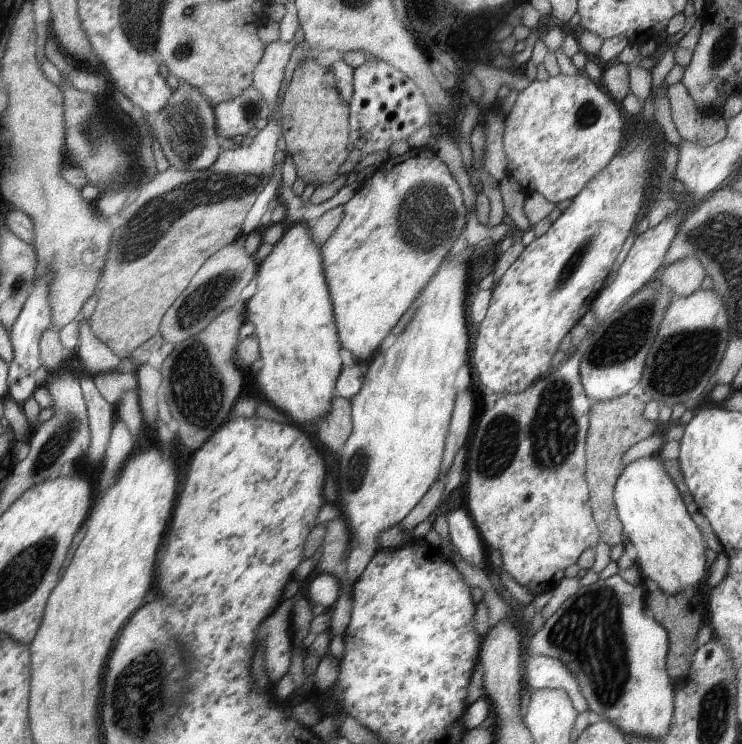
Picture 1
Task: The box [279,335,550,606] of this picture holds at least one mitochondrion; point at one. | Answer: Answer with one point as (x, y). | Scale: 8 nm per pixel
(354, 467)

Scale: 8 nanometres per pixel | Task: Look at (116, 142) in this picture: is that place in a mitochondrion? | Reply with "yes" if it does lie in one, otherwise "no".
yes

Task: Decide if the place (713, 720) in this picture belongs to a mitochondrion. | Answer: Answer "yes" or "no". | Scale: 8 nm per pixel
yes

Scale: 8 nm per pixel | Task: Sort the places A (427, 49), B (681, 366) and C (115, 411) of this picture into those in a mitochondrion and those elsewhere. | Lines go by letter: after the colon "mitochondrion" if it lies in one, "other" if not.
A: other
B: mitochondrion
C: other

